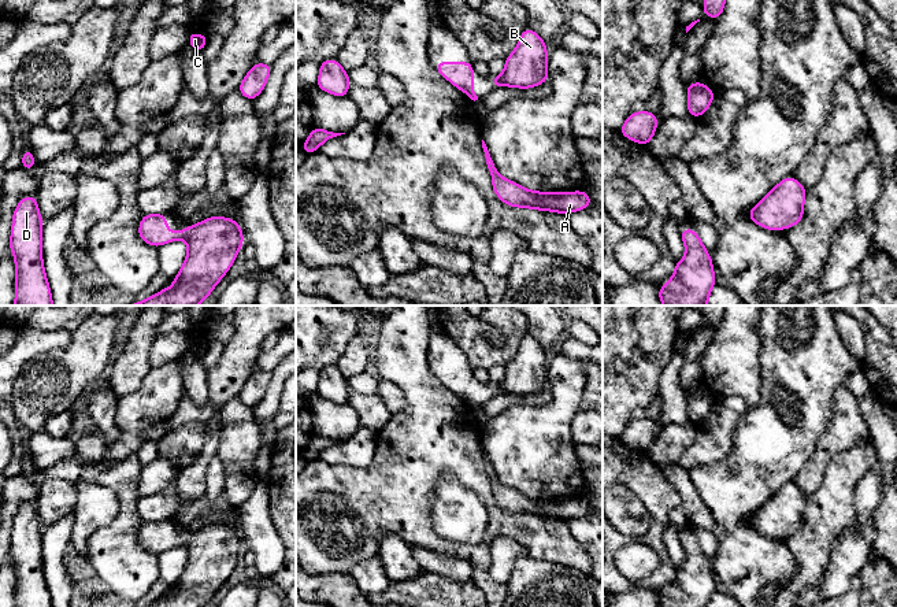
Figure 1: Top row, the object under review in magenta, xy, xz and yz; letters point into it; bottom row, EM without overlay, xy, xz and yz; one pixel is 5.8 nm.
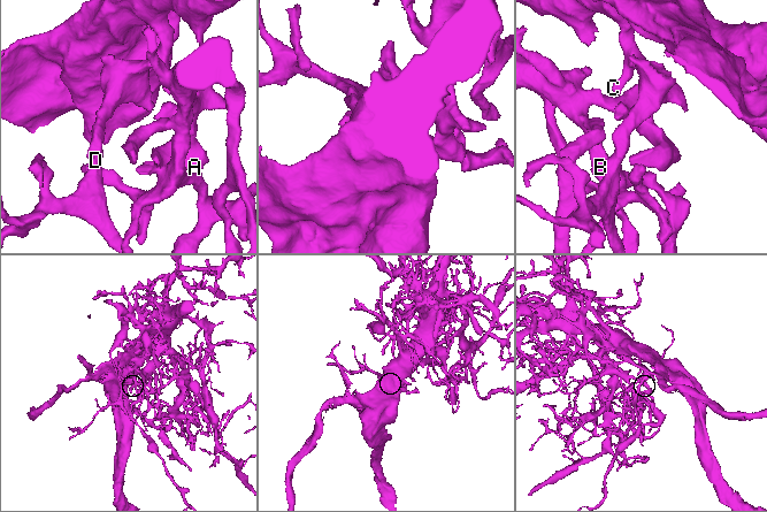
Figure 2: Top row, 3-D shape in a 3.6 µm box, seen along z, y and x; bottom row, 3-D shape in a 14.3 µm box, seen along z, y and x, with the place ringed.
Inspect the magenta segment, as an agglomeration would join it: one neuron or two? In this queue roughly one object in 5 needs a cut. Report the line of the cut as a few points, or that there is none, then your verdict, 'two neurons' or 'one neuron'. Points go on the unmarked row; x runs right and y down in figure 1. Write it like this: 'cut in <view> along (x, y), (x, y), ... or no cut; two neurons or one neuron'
no cut; one neuron

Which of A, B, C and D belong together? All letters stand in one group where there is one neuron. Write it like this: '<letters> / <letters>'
A B C D

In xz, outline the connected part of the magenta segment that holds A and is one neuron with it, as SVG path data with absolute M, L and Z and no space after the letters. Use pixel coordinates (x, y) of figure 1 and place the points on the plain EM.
M483 447L482 455L492 482L493 497L504 511L518 515L559 519L566 523L570 519L582 518L593 511L590 503L582 496L578 499L537 499L529 497L525 493L501 484L494 474Z

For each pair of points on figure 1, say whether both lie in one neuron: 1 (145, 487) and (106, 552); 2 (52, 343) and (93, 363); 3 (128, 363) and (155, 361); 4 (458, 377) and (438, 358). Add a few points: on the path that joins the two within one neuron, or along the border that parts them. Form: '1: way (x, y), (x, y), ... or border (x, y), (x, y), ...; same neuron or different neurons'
1: border (143, 466), (139, 474), (139, 496); different neurons
2: border (71, 333), (66, 344), (43, 351), (33, 359); different neurons
3: border (158, 336), (149, 351), (151, 367); different neurons
4: way (453, 373), (443, 362); same neuron

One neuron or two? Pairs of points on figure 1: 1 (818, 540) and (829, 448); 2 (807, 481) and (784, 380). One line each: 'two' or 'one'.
1: two
2: two

